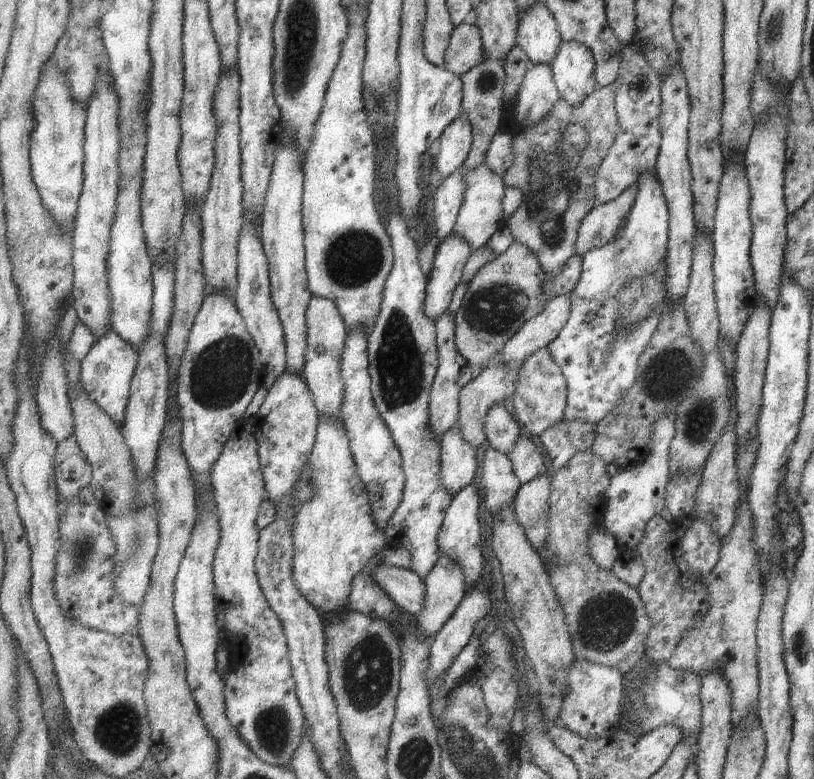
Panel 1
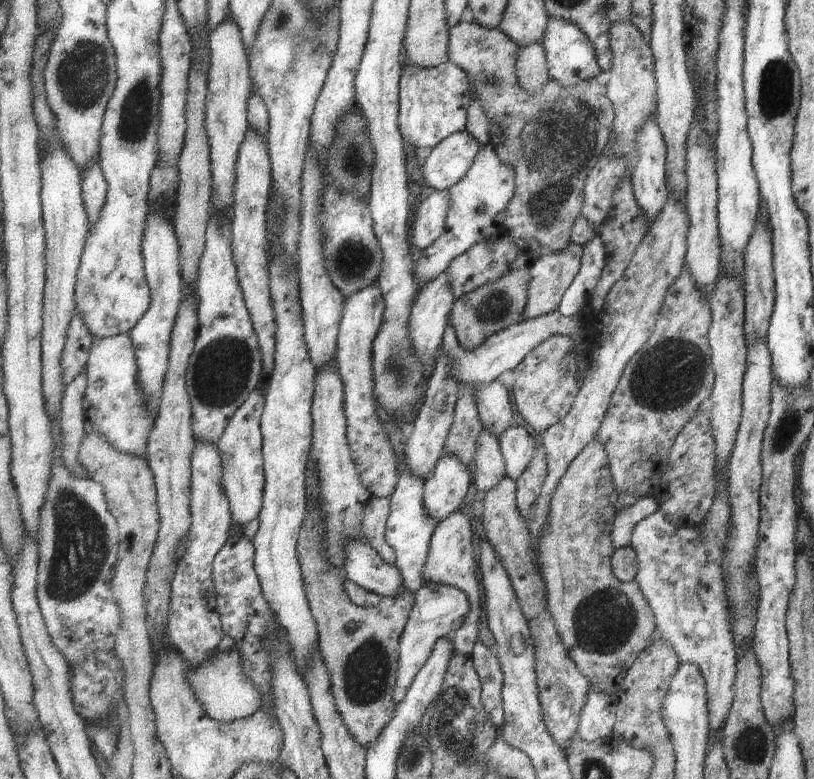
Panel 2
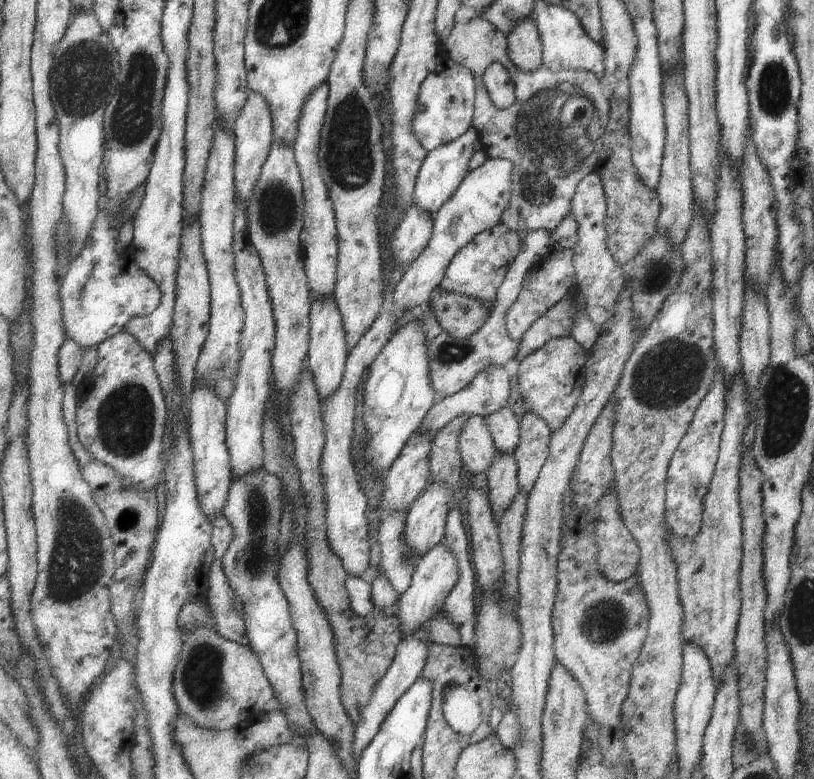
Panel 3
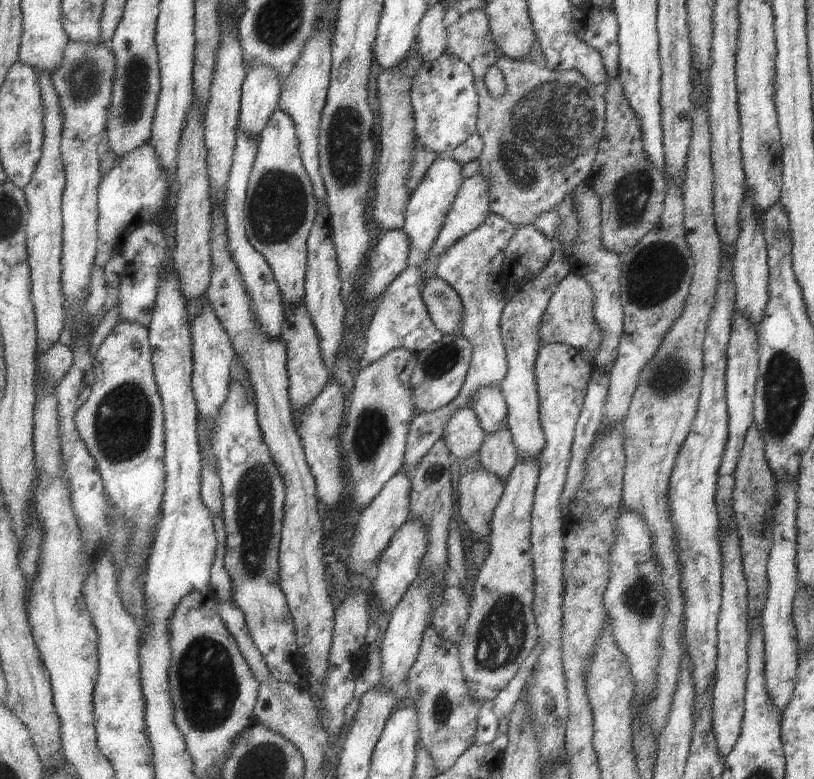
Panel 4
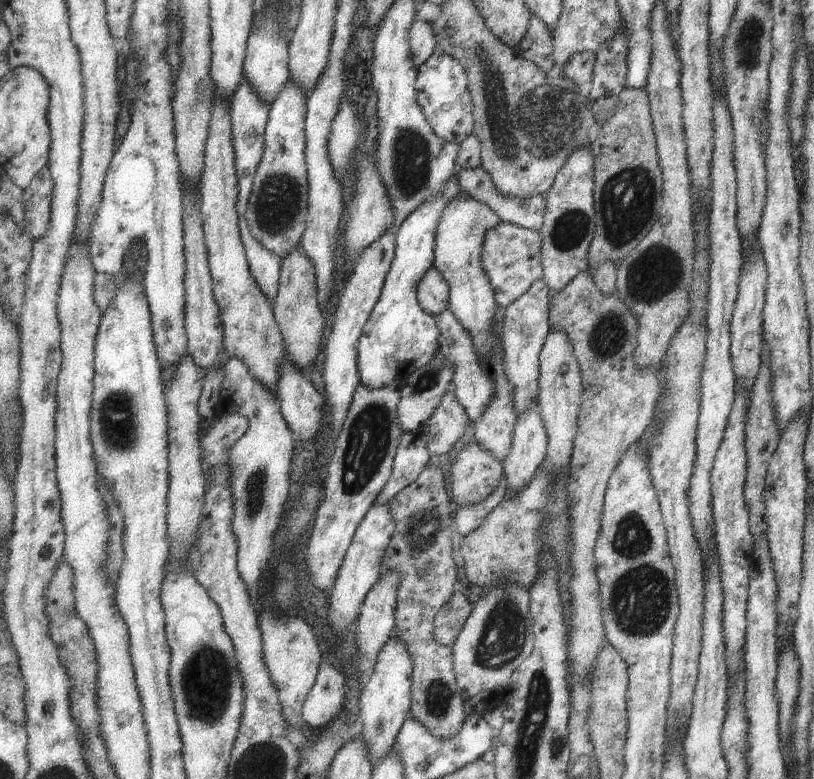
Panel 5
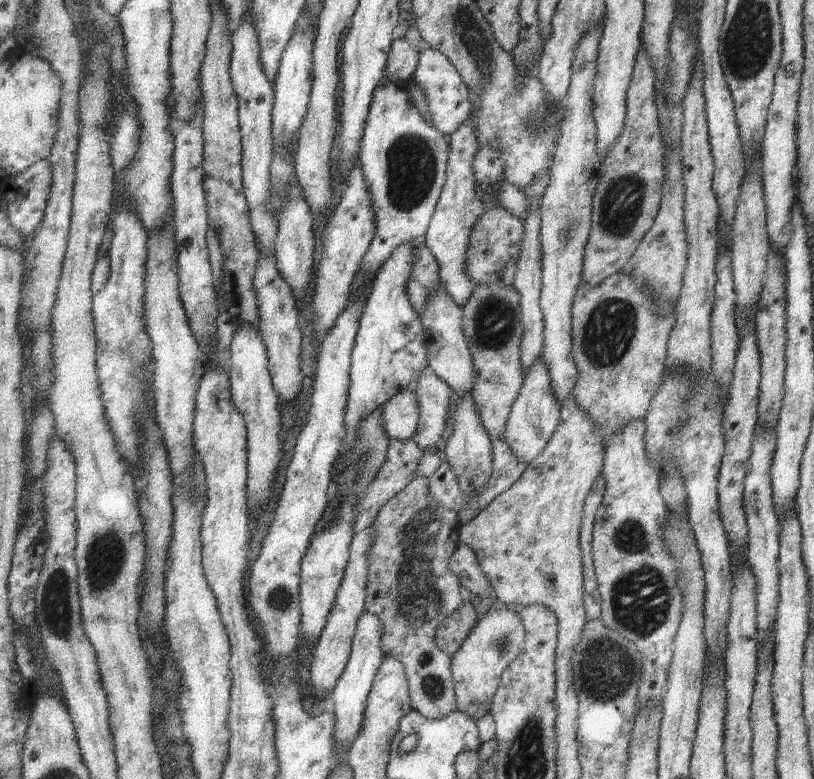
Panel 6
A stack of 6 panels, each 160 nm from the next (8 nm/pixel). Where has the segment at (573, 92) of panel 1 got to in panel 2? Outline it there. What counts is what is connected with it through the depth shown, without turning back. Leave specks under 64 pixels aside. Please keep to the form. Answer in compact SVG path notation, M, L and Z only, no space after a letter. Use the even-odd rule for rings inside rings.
M549 17L543 42L548 56L550 78L559 81L565 87L574 87L581 81L599 76L603 71L598 62L593 41L575 23Z

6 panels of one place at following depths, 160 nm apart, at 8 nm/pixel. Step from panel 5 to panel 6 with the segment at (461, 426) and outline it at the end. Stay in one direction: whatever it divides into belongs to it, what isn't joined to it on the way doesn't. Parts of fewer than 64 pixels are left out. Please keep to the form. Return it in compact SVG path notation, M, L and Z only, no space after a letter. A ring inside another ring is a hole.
M427 368L413 386L420 404L420 423L414 441L424 450L435 450L442 443L447 416L450 416L451 387L430 368Z

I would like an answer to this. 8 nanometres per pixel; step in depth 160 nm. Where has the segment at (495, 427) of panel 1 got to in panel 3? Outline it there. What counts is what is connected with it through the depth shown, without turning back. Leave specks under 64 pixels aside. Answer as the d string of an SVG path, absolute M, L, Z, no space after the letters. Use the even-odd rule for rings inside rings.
M489 366L484 371L477 374L476 379L461 392L456 395L438 399L429 414L425 416L424 422L419 428L419 432L431 434L436 438L437 434L451 424L453 420L461 418L461 416L479 415L487 418L493 412L499 412L501 406L505 408L509 402L509 390L511 390L511 376L507 374L507 370L503 366Z

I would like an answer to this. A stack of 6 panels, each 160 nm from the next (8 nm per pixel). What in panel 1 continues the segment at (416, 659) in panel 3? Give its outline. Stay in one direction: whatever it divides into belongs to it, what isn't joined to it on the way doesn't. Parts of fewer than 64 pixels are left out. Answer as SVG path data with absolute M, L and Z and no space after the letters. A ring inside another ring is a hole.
M445 555L424 581L428 597L424 611L415 618L423 638L436 635L445 626L468 591L461 565Z

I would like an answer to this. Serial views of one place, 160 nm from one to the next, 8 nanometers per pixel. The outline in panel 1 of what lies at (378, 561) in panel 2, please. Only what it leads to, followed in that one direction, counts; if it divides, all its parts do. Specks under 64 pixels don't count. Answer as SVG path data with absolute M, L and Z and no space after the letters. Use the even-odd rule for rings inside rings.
M380 562L371 574L403 611L415 618L424 611L428 597L426 584L415 571Z

